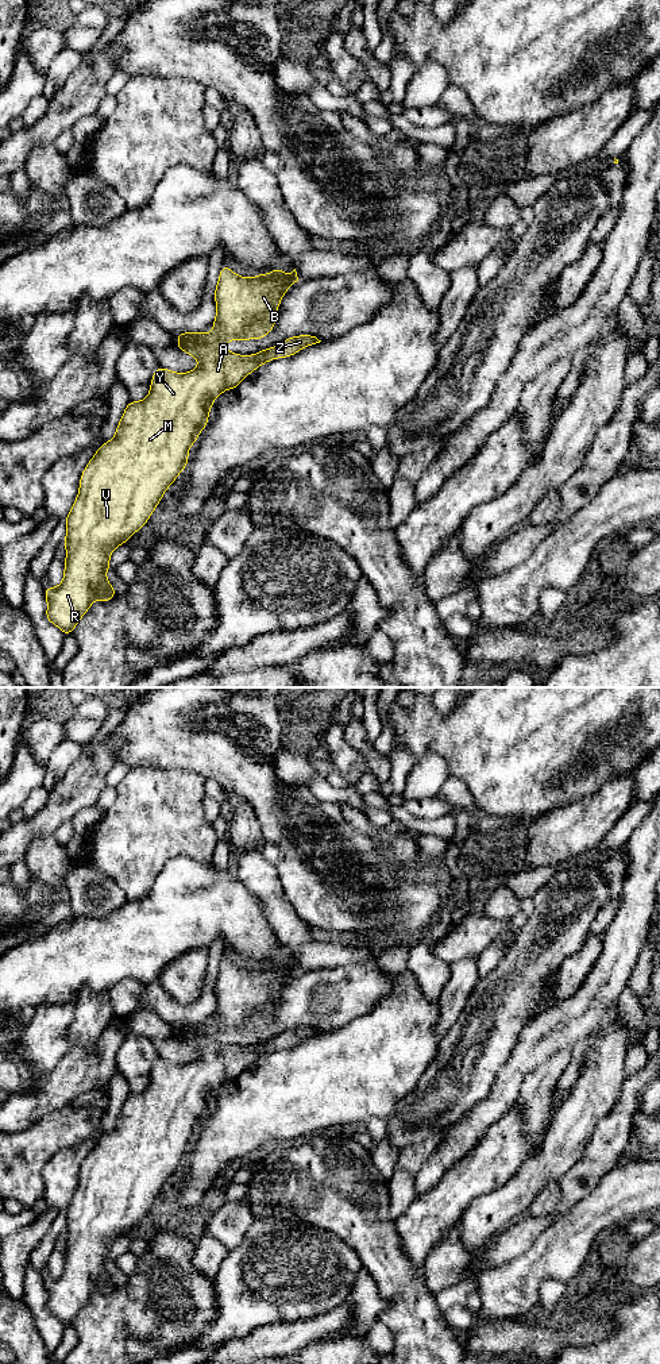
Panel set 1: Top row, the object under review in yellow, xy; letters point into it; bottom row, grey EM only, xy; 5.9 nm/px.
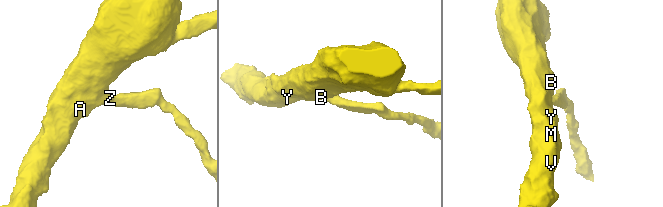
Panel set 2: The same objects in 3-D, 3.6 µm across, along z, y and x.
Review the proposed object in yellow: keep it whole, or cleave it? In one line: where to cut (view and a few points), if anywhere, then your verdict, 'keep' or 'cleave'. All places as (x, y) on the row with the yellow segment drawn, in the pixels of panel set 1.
no cut | keep

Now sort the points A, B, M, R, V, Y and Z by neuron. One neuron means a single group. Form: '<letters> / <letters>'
A B M R V Y Z

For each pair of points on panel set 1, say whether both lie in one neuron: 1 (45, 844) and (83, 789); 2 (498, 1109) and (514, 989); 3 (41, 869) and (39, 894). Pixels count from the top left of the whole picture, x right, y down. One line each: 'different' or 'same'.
1: different
2: different
3: different

